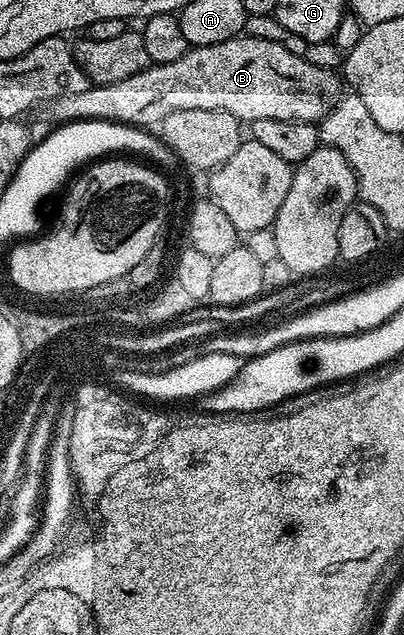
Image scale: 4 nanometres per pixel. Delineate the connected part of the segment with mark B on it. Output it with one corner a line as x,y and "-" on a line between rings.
241,35
234,39
226,39
226,43
214,43
210,47
198,45
189,48
188,52
182,55
182,59
174,59
174,63
162,63
161,65
149,64
147,69
138,71
138,75
130,75
130,79
122,79
118,83
110,83
109,85
92,85
86,91
80,91
74,95
55,97
54,100
47,102
43,106
42,112
50,120
56,121
52,123
67,123
69,121
115,121
119,124
131,125
133,127
152,127
148,125
154,125
156,127
168,115
173,115
176,111
198,111
199,109
202,111
224,110
236,117
240,123
251,123
258,119
286,119
287,121
310,121
319,123
324,120
326,115
330,115
330,111
339,103
342,96
340,85
342,86
341,78
333,70
314,67
314,63
310,63
305,57
290,55
290,51
286,51
286,47
282,47
282,43
270,43
270,39
254,39
247,35

